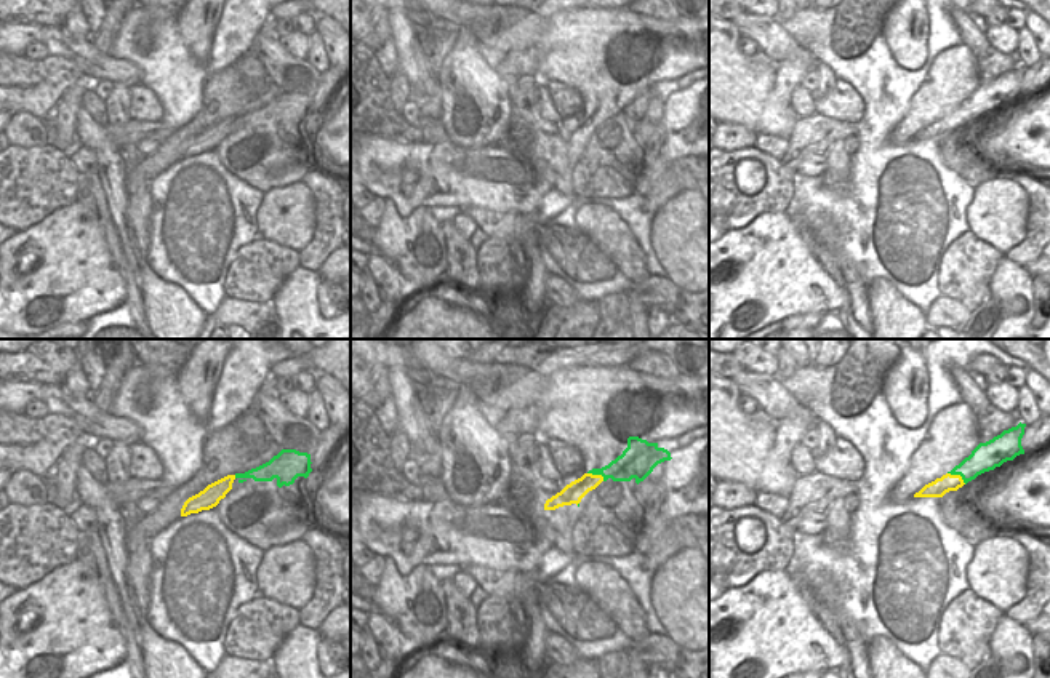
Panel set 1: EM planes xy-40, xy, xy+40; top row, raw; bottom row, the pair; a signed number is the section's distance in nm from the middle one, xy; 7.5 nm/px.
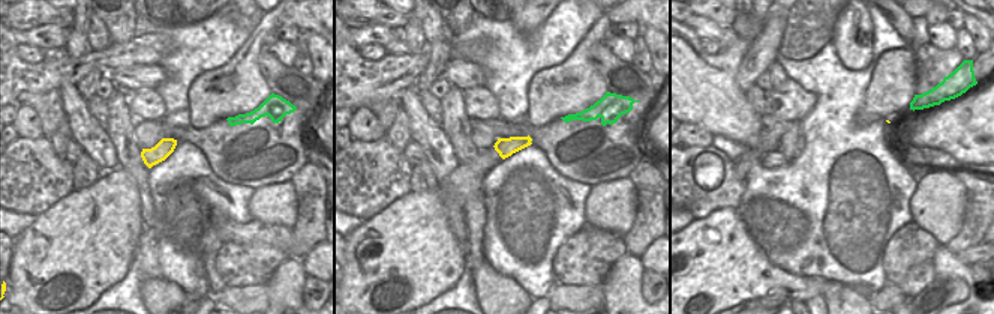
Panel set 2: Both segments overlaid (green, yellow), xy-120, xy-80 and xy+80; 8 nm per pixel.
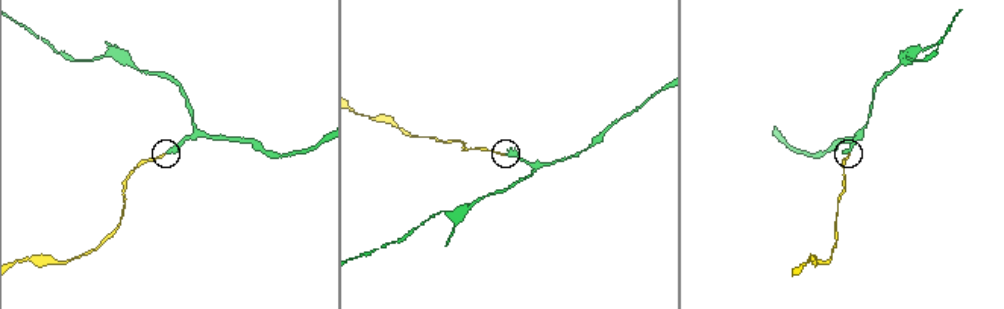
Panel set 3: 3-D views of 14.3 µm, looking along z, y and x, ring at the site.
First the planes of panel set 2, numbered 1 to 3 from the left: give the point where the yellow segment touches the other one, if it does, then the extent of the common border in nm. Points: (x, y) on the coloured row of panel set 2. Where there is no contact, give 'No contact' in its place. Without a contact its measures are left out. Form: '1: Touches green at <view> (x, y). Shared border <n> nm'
1: No contact
2: No contact
3: No contact.

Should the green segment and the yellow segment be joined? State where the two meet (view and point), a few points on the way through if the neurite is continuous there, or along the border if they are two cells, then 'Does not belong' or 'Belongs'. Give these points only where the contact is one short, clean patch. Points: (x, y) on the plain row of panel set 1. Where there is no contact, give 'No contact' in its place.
Touches green at xy+40 (957, 115). Belongs.

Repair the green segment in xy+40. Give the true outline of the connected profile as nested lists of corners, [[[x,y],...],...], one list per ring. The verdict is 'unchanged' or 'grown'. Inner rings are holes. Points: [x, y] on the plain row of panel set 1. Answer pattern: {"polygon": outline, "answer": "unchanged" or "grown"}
{"polygon": [[[1018,66],[986,85],[980,85],[968,99],[965,99],[951,114],[925,126],[914,139],[943,139],[949,133],[957,133],[978,117],[1000,109],[1007,102],[1024,96],[1021,80],[1026,66]]], "answer": "grown"}

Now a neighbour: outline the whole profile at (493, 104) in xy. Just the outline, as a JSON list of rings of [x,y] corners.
[[[485,80],[474,114],[463,117],[503,122],[514,117],[514,107],[509,96],[498,85]]]

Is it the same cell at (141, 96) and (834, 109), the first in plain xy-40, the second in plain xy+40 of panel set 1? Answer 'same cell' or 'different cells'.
same cell

